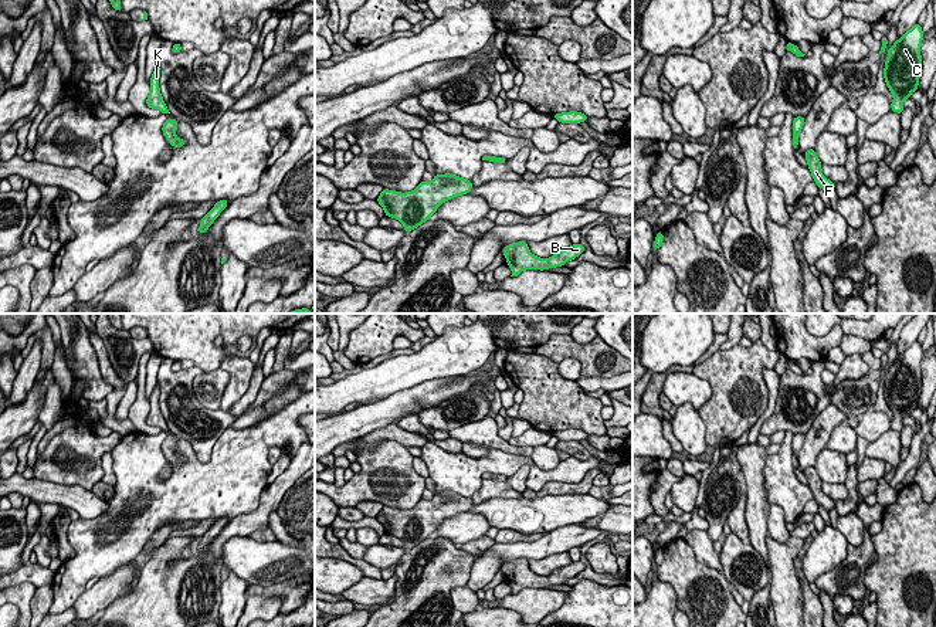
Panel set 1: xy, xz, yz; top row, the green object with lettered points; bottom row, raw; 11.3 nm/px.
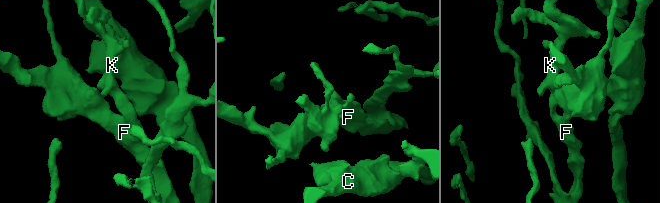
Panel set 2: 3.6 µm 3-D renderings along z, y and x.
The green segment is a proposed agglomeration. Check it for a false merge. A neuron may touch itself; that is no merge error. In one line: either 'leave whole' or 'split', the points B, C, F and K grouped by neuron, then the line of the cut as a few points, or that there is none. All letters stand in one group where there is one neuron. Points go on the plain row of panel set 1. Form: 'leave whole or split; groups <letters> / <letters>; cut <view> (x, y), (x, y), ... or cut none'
leave whole; groups B C F K; cut none

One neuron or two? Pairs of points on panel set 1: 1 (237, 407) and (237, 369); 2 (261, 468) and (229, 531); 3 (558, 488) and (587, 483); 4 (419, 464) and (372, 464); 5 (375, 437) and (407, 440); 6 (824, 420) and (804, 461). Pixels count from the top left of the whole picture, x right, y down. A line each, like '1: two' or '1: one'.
1: two
2: two
3: one
4: two
5: one
6: one

